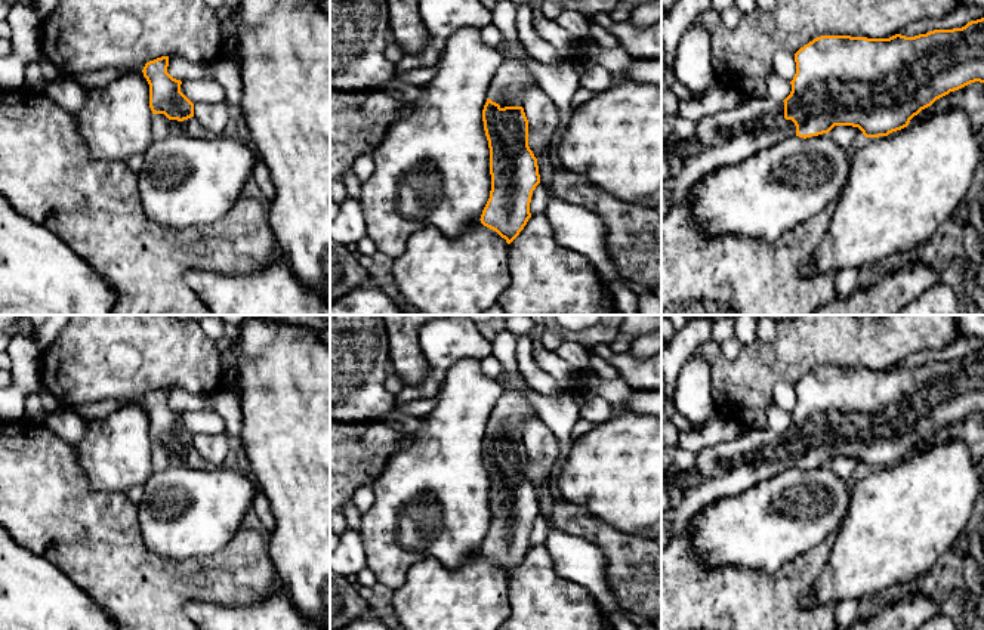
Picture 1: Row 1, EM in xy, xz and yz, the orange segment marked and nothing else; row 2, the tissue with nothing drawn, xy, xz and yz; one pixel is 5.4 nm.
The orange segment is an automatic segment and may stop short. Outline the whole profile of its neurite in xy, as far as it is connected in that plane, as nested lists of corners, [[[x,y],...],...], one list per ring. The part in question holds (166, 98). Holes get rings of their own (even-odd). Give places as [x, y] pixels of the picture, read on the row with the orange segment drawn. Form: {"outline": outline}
{"outline": [[[169,56],[145,64],[142,72],[149,84],[149,108],[152,111],[152,140],[170,136],[195,139],[213,138],[194,117],[194,104],[181,92],[181,80],[167,72]]]}

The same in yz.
{"outline": [[[984,18],[971,21],[962,28],[934,30],[914,37],[821,35],[801,47],[795,53],[795,62],[792,92],[784,101],[747,98],[740,106],[703,117],[695,123],[694,136],[700,140],[701,149],[682,160],[676,177],[661,179],[661,219],[673,206],[687,201],[694,185],[709,173],[744,161],[790,136],[806,139],[829,133],[835,126],[858,127],[866,138],[888,136],[907,127],[914,115],[950,92],[975,81],[984,83]]]}

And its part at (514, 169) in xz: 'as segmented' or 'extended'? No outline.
extended

